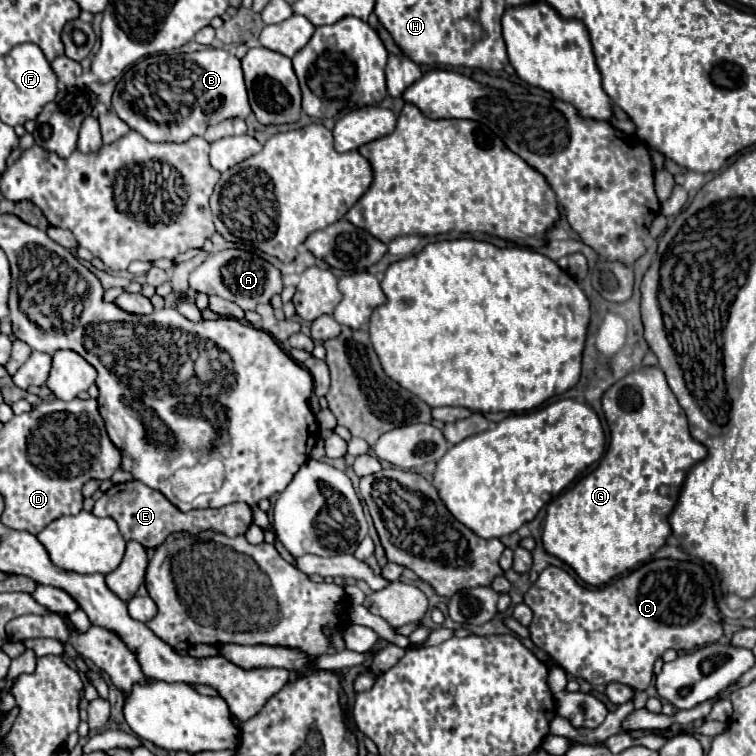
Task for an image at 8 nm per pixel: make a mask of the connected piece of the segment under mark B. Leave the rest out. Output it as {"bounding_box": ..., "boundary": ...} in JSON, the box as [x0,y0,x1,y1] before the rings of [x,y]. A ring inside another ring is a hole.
{"bounding_box":[113,48,251,142],"boundary":[[[205,48],[193,54],[153,54],[131,66],[121,76],[113,92],[113,112],[149,142],[185,142],[191,136],[203,136],[209,124],[219,124],[227,118],[247,118],[251,114],[251,106],[243,82],[241,62],[227,50]]]}

